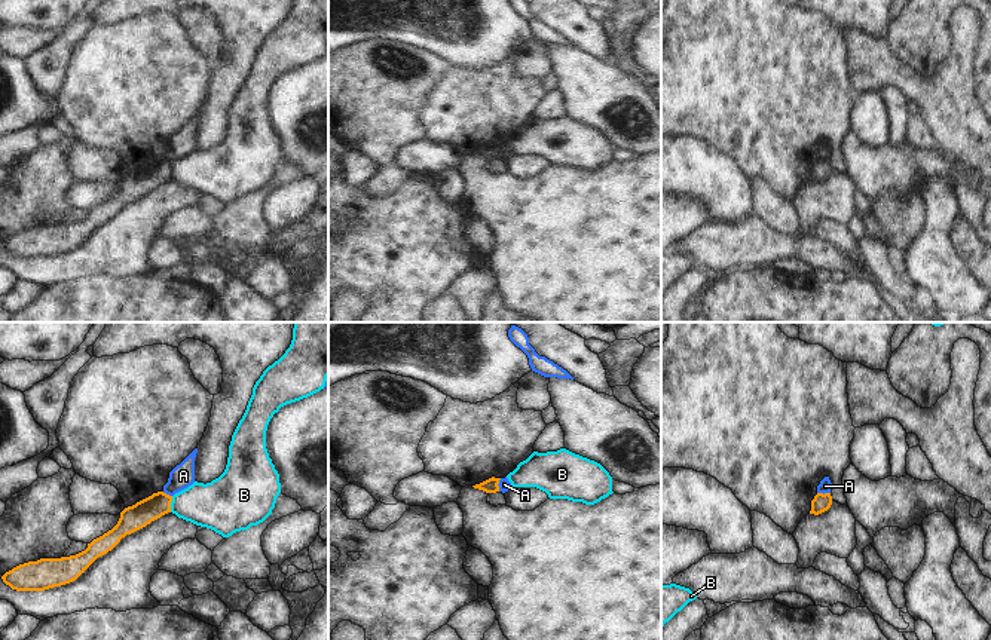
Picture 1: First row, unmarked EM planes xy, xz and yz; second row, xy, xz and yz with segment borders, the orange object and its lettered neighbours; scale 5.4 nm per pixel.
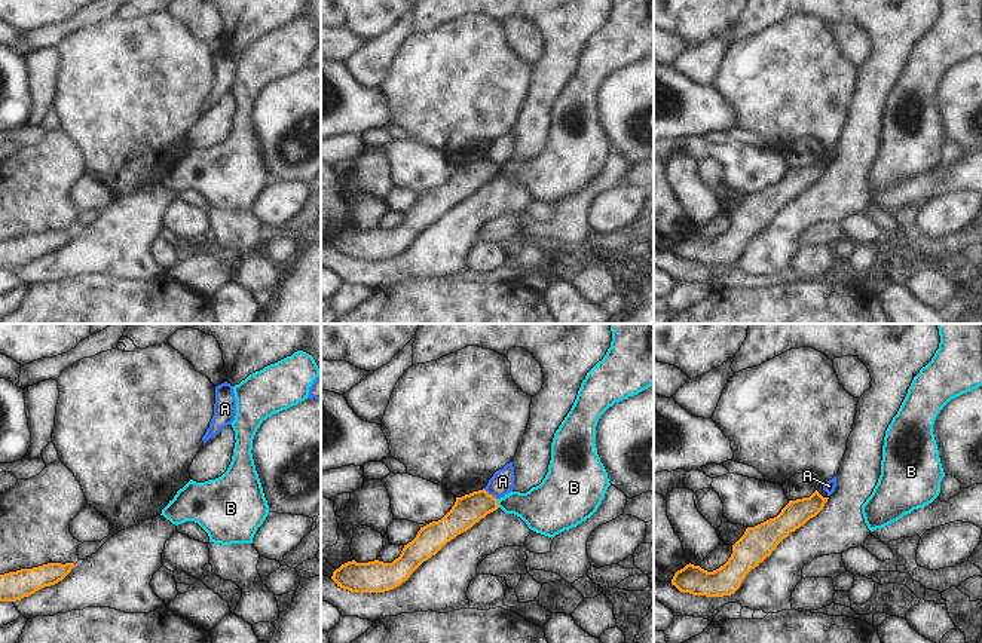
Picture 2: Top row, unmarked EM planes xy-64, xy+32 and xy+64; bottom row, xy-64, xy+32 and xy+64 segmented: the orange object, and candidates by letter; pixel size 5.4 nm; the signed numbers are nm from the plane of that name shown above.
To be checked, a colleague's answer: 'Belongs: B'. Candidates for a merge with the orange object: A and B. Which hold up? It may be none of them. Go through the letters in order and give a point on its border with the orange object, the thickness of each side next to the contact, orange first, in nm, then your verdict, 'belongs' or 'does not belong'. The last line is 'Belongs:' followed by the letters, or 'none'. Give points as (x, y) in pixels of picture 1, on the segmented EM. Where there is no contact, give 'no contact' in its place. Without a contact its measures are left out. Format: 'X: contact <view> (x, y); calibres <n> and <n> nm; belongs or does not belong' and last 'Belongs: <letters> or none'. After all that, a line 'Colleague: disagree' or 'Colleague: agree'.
A: contact xz (498, 483); calibres 80 and 70 nm; does not belong
B: contact xy (170, 504); calibres 140 and 260 nm; does not belong
Belongs: none
Colleague: disagree

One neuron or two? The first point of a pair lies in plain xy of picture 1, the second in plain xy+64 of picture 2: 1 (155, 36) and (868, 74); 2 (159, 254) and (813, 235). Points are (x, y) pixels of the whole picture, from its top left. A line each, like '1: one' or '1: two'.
1: two
2: two

